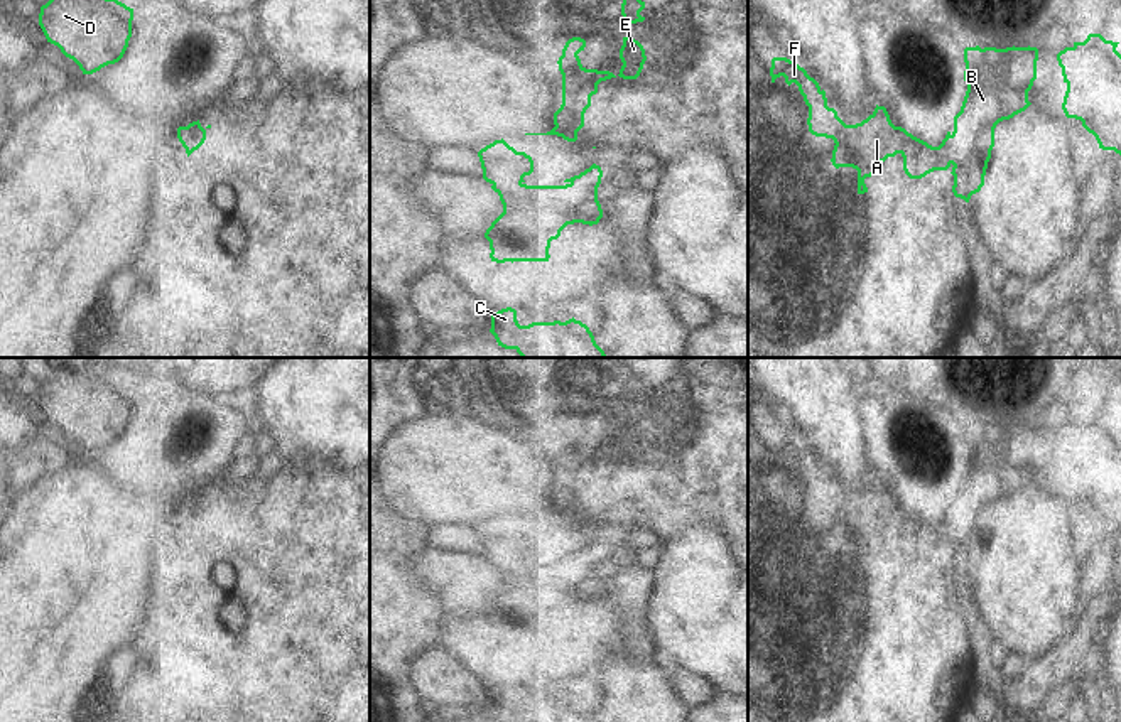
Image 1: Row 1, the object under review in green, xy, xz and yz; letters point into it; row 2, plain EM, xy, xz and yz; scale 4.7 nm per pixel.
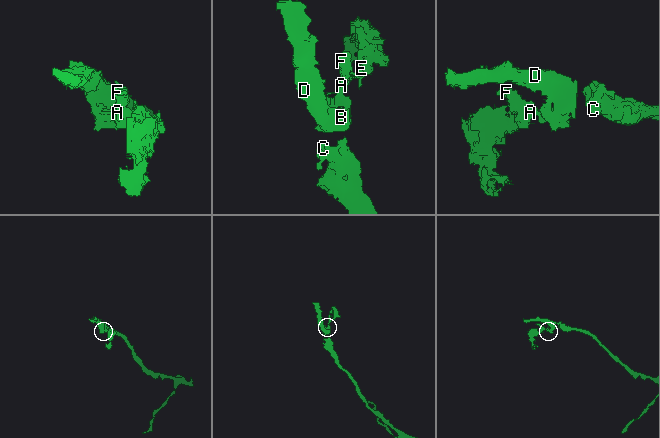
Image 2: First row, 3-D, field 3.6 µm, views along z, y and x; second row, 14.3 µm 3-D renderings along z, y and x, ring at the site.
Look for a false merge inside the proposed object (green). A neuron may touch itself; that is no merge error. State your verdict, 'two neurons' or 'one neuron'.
two neurons

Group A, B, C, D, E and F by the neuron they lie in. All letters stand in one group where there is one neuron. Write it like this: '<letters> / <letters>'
A E F / B C D

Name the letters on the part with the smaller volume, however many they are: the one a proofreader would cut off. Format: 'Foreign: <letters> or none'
Foreign: A, E, F

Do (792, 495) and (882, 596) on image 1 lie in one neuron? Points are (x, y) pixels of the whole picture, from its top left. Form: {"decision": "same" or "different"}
{"decision": "same"}

